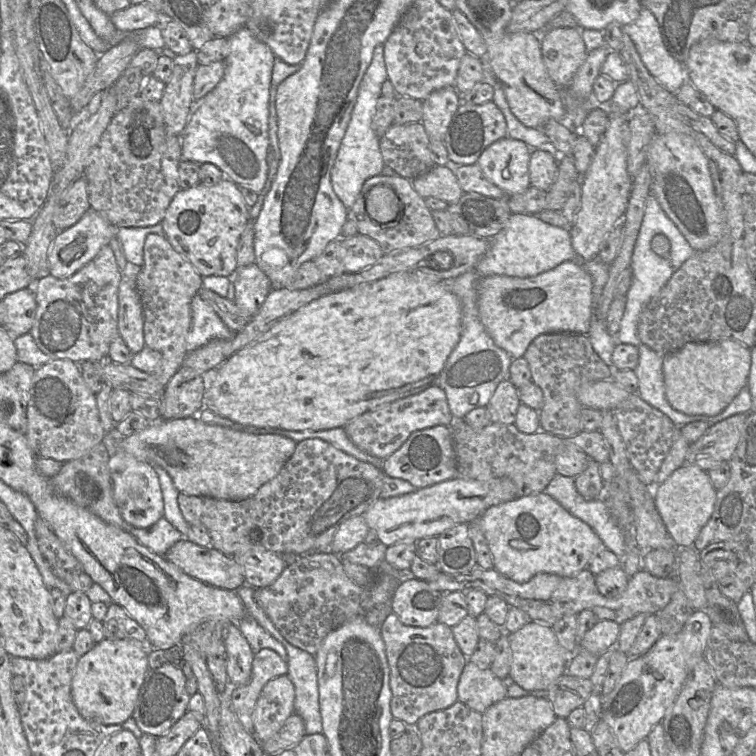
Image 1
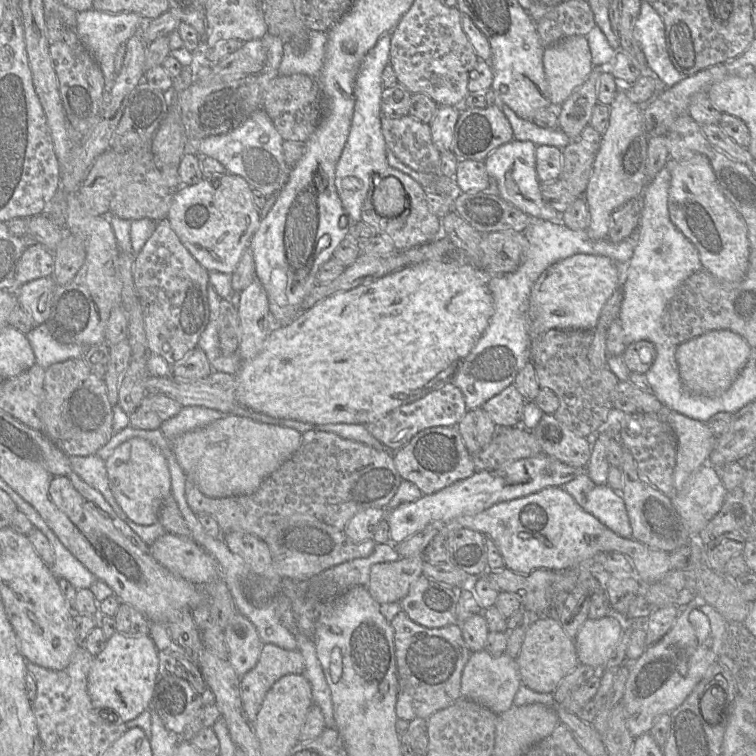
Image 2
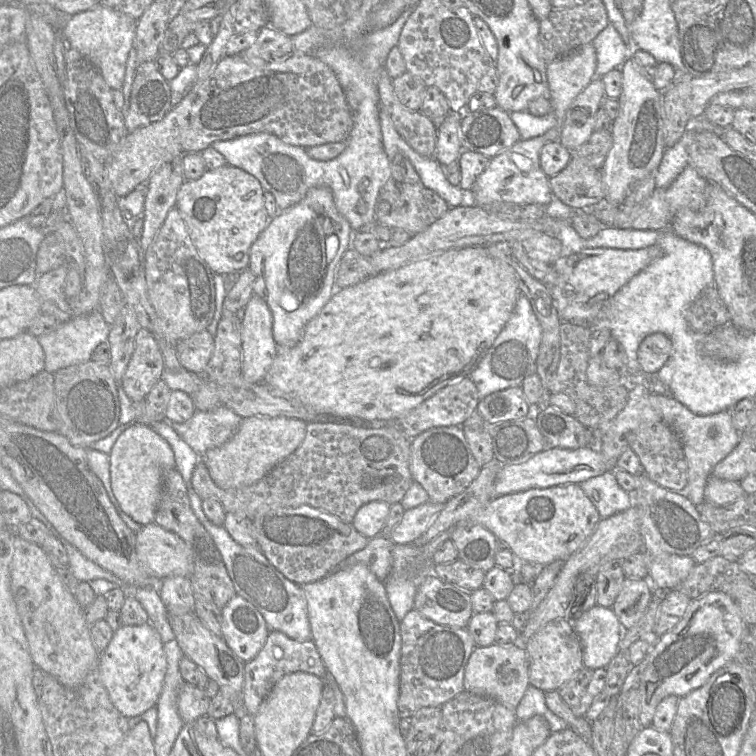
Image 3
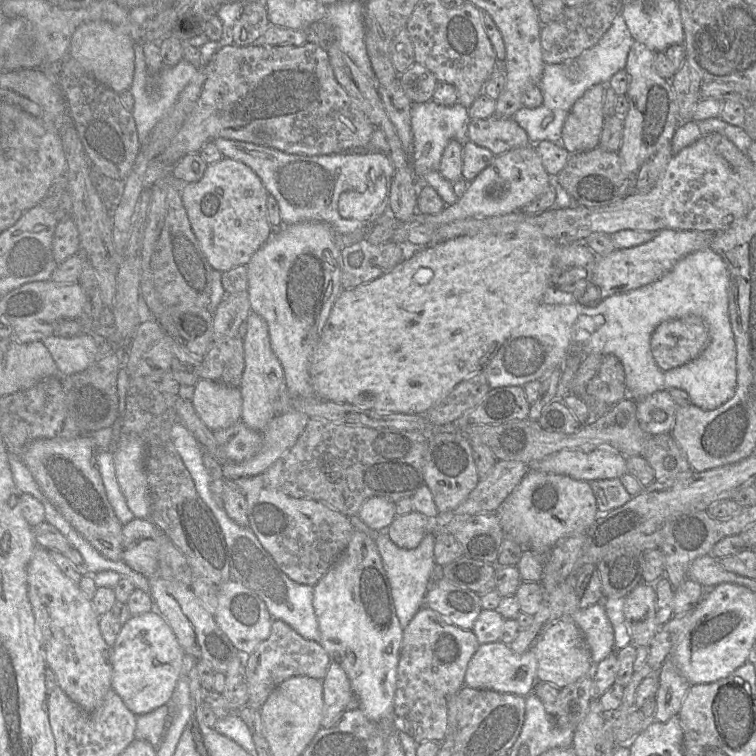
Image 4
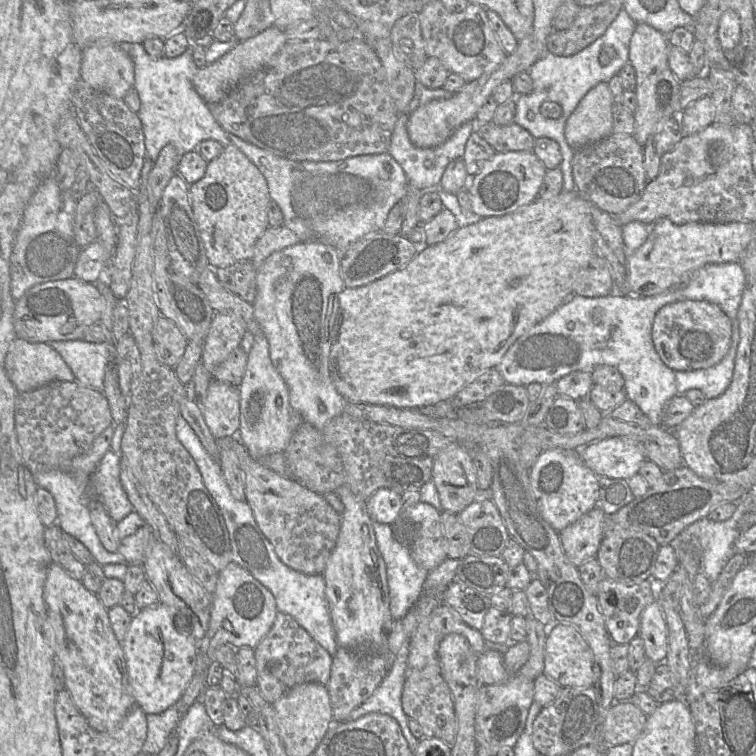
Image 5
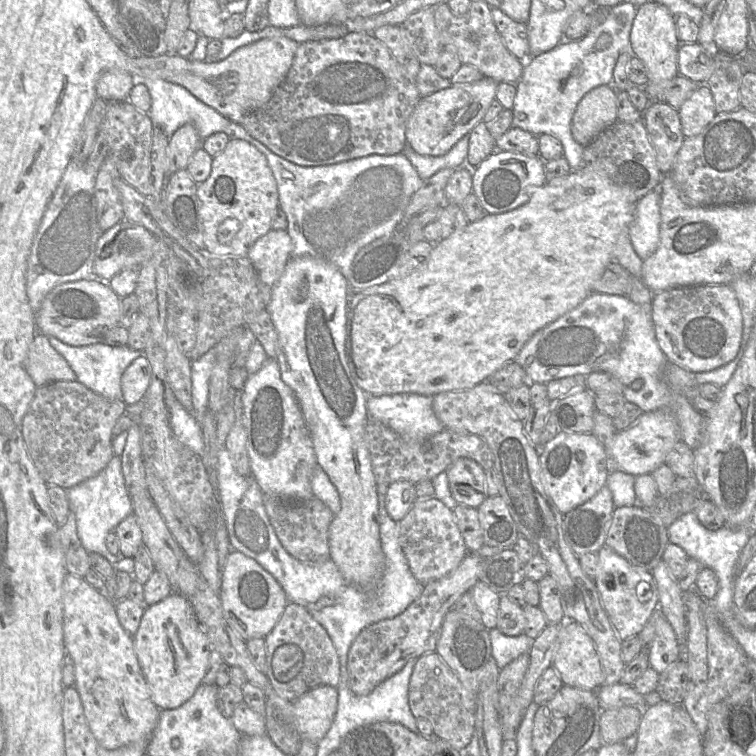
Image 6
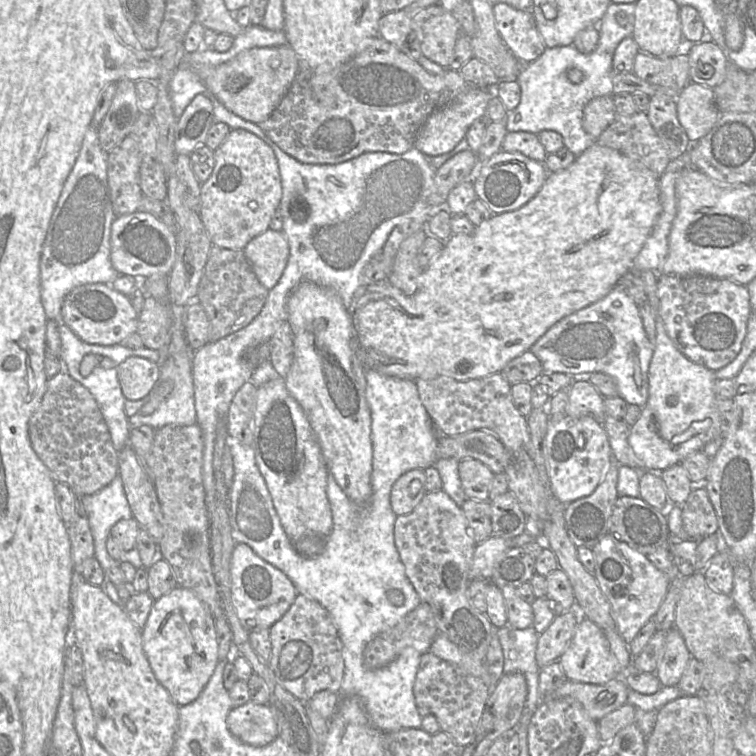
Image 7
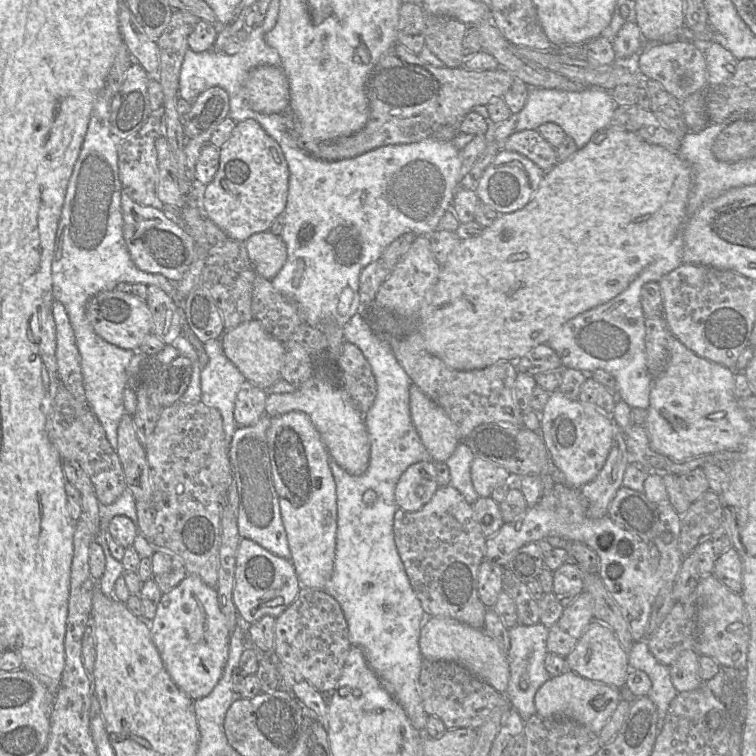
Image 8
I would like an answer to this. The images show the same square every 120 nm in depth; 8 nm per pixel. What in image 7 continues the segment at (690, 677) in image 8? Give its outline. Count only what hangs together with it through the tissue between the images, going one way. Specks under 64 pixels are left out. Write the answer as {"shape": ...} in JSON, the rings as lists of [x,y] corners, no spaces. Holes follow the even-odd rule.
{"shape":[[[672,627],[667,630],[664,654],[655,671],[661,685],[675,686],[692,657],[680,632]]]}

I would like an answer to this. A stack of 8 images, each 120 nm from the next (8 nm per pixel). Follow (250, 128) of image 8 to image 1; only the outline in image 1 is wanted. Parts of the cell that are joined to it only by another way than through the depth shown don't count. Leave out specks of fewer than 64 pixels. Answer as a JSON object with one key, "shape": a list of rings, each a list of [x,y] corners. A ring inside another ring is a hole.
{"shape":[[[225,177],[215,185],[199,183],[189,189],[180,189],[167,208],[162,226],[172,247],[187,259],[202,276],[233,276],[237,267],[237,246],[242,232],[250,221],[250,208],[247,206],[240,187]]]}

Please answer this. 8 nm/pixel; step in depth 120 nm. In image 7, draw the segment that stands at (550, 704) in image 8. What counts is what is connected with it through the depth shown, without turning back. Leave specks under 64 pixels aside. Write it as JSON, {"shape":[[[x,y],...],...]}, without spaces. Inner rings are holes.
{"shape":[[[623,678],[606,684],[588,684],[565,679],[548,697],[569,696],[578,700],[588,715],[598,723],[604,716],[627,703],[628,690]]]}

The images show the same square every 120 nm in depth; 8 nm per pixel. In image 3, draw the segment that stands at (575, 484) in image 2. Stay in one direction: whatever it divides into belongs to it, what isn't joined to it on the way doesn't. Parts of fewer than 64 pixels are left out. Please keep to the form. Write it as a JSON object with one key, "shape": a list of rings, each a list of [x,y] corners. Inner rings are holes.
{"shape":[[[607,471],[579,485],[597,508],[601,519],[623,512],[633,505],[633,496],[621,488],[614,471]]]}

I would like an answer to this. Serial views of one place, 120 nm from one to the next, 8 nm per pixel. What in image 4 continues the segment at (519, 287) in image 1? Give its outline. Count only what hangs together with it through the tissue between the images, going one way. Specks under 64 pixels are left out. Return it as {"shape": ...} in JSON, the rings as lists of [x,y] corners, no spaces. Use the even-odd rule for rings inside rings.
{"shape":[[[663,229],[650,241],[625,249],[616,249],[597,259],[593,276],[580,296],[571,294],[575,301],[583,306],[595,307],[604,299],[625,293],[659,280],[667,274],[678,261],[690,253],[709,249],[716,232],[680,231]]]}

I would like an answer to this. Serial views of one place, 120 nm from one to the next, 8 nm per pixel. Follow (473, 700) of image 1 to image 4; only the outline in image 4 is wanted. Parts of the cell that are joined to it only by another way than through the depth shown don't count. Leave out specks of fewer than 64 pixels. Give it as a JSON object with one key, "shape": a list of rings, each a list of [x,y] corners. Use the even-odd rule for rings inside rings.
{"shape":[[[503,642],[480,644],[472,656],[465,674],[465,686],[475,689],[490,689],[526,697],[537,682],[538,661],[533,650],[517,654]]]}

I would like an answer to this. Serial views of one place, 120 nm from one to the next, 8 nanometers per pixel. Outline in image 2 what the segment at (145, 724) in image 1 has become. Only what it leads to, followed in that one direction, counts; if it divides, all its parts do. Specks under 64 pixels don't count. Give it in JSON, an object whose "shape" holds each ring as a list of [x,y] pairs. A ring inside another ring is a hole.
{"shape":[[[174,674],[157,676],[149,710],[154,710],[164,723],[165,727],[177,734],[184,731],[185,727],[197,716],[203,707],[201,694],[196,692],[188,681]]]}

